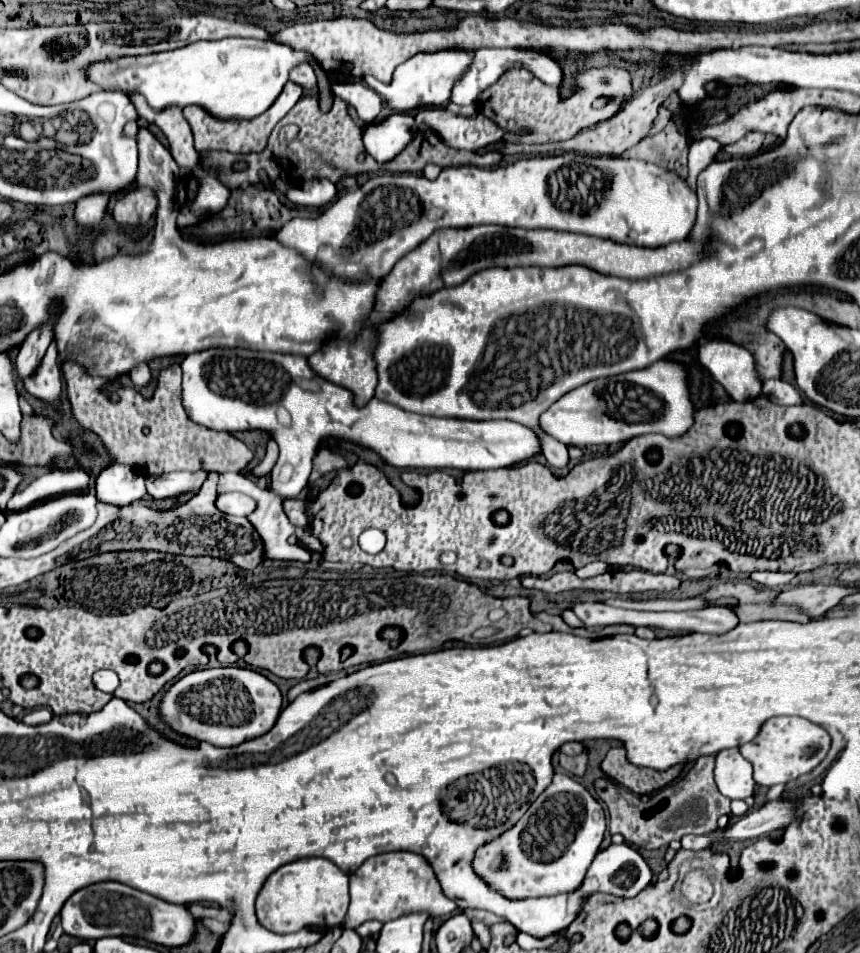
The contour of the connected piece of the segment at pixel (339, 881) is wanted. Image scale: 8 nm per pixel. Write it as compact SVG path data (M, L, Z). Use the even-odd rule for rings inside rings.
M302 858L300 862L292 862L282 866L268 878L262 886L256 900L256 916L258 922L276 932L290 934L302 928L332 928L344 922L350 906L350 878L338 866L324 858ZM324 924L324 926L314 926Z

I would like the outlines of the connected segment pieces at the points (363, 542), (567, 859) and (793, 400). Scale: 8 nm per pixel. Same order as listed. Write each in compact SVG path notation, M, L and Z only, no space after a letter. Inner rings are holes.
M374 528L362 532L362 536L360 536L360 548L368 554L378 554L384 548L384 544L386 544L384 532L374 530Z
M554 774L552 784L510 830L476 850L472 868L492 890L510 900L574 892L582 886L604 834L604 810L594 796L568 774Z
M764 380L762 384L762 396L766 396L768 400L772 400L774 404L802 404L802 398L798 394L798 390L782 380Z

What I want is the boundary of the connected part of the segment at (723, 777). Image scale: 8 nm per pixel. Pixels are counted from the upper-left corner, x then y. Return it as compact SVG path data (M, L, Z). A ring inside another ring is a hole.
M738 748L720 750L716 756L716 784L730 800L746 800L754 796L754 774L750 762Z

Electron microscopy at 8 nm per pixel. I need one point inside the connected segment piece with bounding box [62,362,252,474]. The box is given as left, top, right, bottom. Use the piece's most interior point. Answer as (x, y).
(119, 424)

